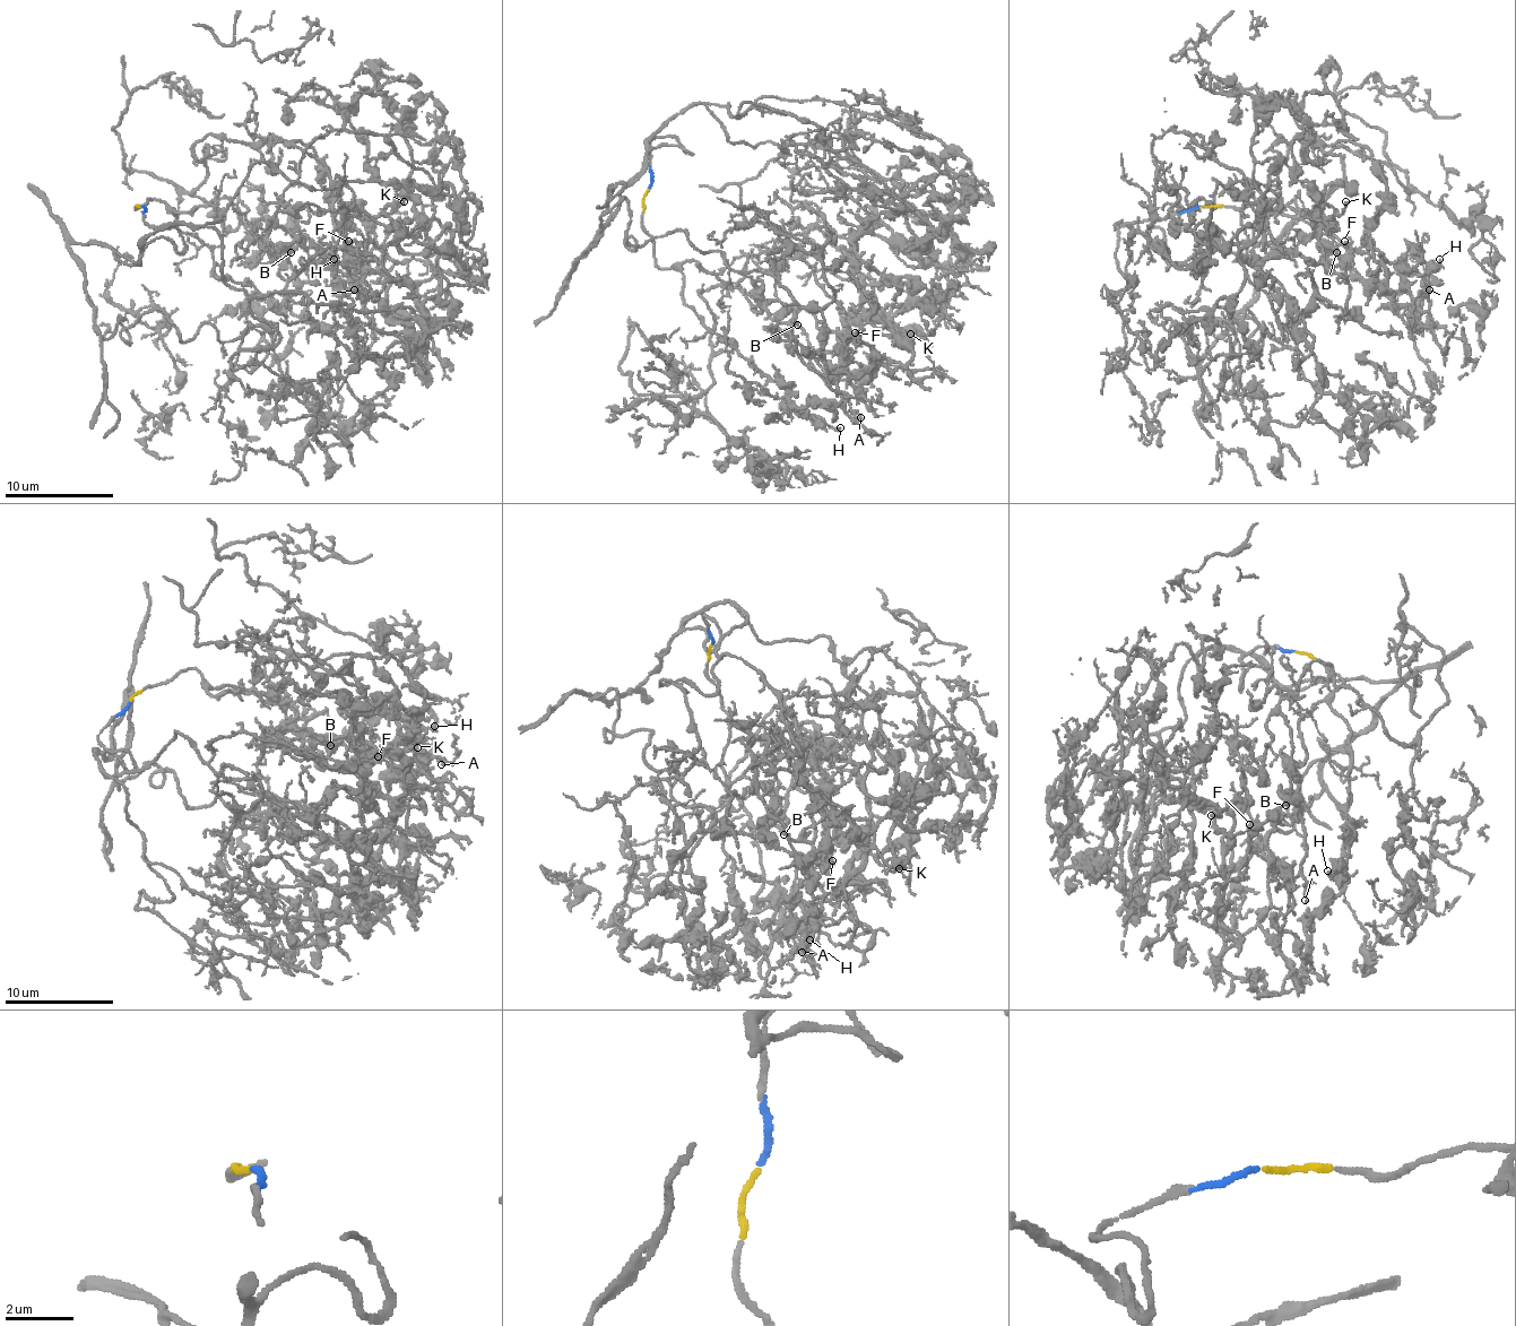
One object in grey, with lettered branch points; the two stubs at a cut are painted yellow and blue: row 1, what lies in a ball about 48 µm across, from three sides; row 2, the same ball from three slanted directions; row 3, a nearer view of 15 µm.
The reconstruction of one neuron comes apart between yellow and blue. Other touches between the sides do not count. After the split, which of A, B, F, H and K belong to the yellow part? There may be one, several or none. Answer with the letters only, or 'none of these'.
A, B, H

